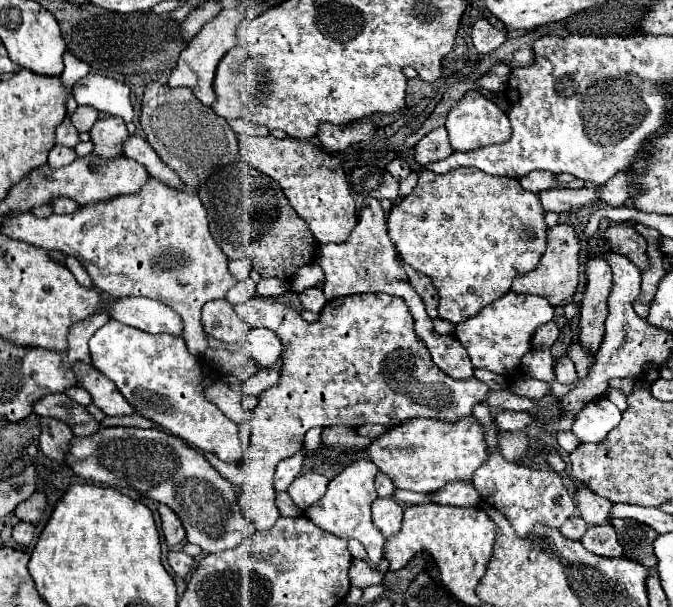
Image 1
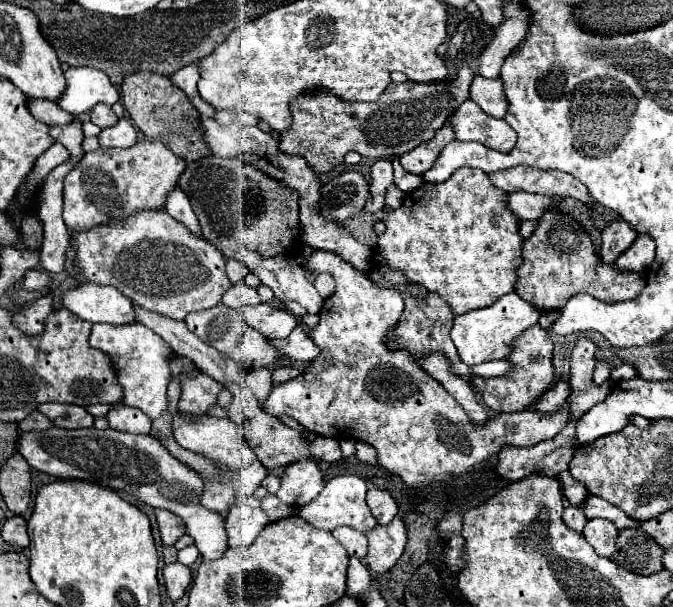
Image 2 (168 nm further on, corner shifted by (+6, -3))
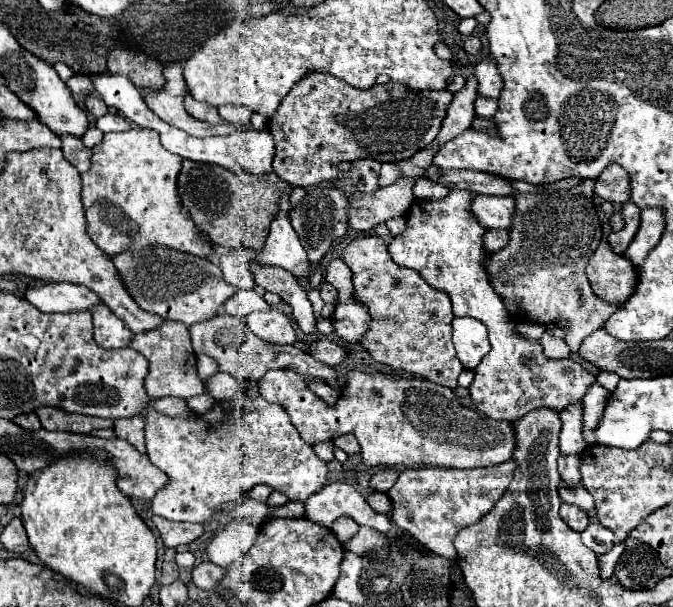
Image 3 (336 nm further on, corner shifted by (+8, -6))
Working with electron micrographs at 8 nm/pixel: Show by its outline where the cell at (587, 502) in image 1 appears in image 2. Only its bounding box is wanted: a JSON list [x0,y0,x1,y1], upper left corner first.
[558,471,588,509]

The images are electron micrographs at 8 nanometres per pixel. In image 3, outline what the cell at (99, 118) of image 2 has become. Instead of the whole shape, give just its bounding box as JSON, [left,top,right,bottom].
[84,94,108,118]

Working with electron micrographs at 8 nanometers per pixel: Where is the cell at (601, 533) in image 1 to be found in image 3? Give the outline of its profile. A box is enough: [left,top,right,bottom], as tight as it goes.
[580,520,614,556]

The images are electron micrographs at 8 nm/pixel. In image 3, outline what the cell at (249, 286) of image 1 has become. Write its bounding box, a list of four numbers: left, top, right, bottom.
[222,290,270,320]

